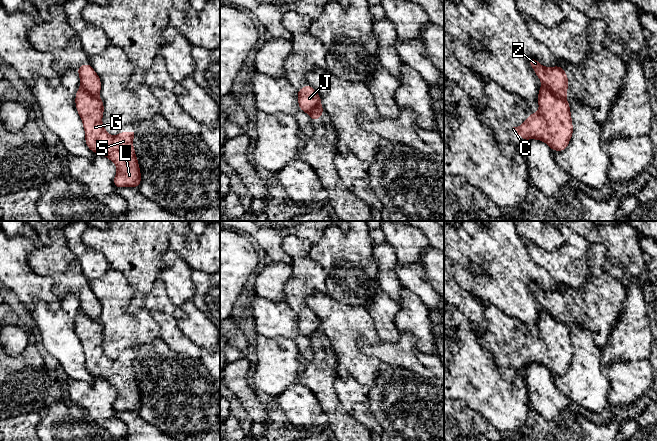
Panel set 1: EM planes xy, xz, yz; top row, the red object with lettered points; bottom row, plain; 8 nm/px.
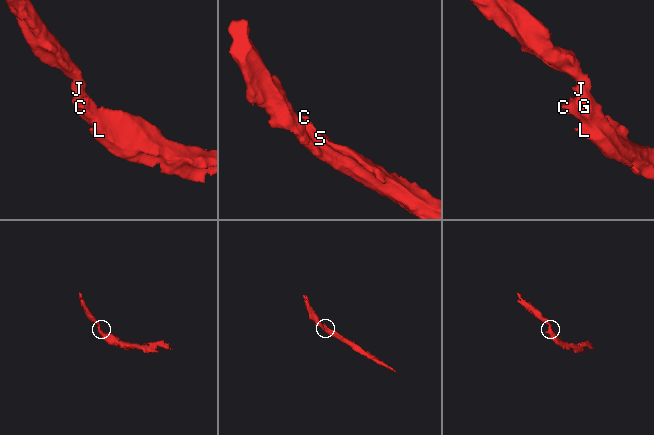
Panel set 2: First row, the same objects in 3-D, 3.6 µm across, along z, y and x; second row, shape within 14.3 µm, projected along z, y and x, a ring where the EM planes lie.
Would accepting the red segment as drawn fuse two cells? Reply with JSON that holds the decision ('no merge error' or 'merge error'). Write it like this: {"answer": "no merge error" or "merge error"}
{"answer": "merge error"}

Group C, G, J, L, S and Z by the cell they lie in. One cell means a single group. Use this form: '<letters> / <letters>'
C G J L S / Z

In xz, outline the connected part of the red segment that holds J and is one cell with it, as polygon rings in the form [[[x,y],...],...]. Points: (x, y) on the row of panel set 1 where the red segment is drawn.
[[[308,83],[297,92],[298,105],[303,112],[310,114],[313,109],[322,106],[320,95]]]

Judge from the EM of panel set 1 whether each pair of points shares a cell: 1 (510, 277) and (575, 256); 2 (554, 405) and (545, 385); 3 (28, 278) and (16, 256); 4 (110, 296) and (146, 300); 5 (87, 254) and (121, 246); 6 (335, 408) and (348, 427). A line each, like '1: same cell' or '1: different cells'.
1: different cells
2: same cell
3: same cell
4: different cells
5: different cells
6: same cell

